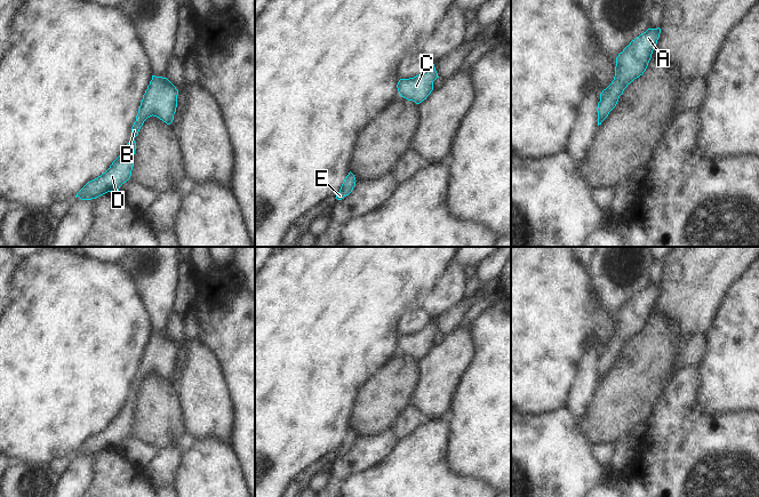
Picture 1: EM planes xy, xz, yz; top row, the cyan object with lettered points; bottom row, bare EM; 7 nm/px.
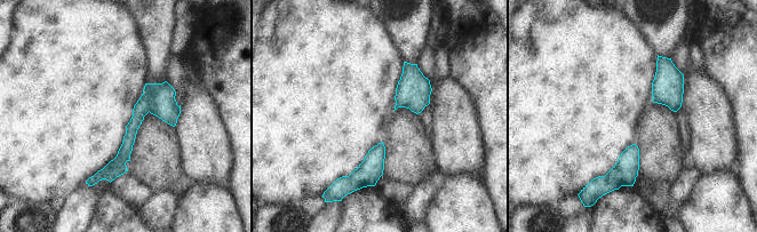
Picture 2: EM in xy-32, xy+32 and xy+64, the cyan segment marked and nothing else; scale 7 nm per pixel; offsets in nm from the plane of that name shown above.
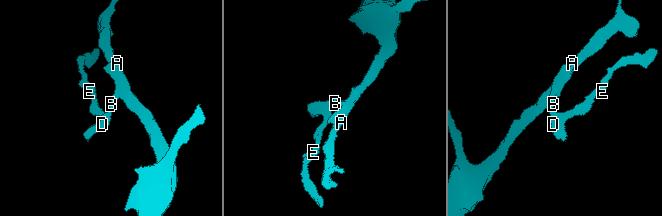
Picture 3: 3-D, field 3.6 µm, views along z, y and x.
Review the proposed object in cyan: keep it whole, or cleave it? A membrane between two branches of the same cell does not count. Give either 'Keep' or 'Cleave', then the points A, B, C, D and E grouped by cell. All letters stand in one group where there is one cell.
Keep. Groups: A B C D E

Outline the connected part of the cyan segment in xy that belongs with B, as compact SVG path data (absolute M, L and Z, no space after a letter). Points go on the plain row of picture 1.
M152 331L152 336L143 351L136 377L131 383L133 395L126 401L110 424L97 434L88 438L77 449L75 454L91 456L107 448L119 447L120 442L131 432L136 406L134 394L138 391L144 377L153 371L170 380L177 363L177 351L178 346L167 334Z

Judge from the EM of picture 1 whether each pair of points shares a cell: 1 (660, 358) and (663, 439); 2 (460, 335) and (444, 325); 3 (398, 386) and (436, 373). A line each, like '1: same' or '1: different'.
1: different
2: different
3: different

